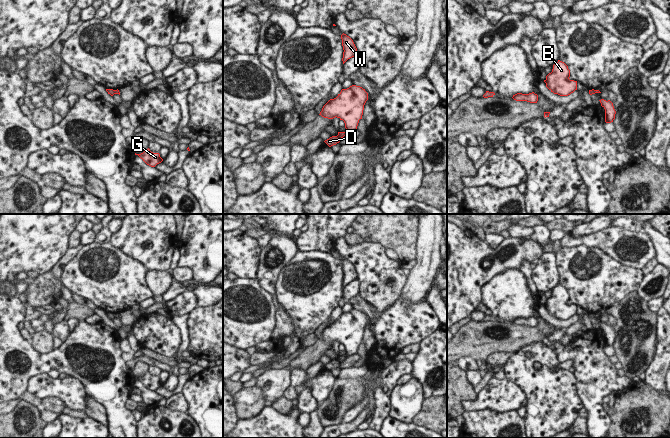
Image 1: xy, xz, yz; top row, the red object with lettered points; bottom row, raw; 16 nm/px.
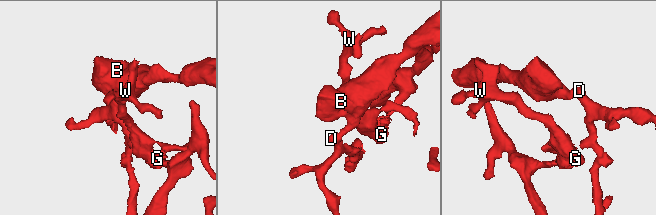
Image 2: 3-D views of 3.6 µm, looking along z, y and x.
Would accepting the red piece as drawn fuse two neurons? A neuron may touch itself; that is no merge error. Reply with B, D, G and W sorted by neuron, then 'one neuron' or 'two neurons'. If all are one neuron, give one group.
groups B / D G W; two neurons

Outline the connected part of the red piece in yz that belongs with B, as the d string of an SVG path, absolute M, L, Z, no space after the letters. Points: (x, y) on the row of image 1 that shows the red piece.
M558 60L554 65L552 72L546 76L544 82L546 87L560 96L568 96L577 90L577 81L570 80L570 70L568 66Z

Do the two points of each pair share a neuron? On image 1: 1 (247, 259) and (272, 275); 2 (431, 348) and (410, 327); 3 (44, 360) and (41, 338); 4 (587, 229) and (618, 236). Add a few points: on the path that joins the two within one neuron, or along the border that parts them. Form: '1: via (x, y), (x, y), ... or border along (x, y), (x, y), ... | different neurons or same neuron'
1: border along (263, 249), (257, 277) | different neurons
2: border along (436, 330), (419, 343) | different neurons
3: border along (30, 341), (42, 353), (49, 353), (53, 350) | different neurons
4: border along (612, 225), (587, 235), (574, 237) | different neurons

